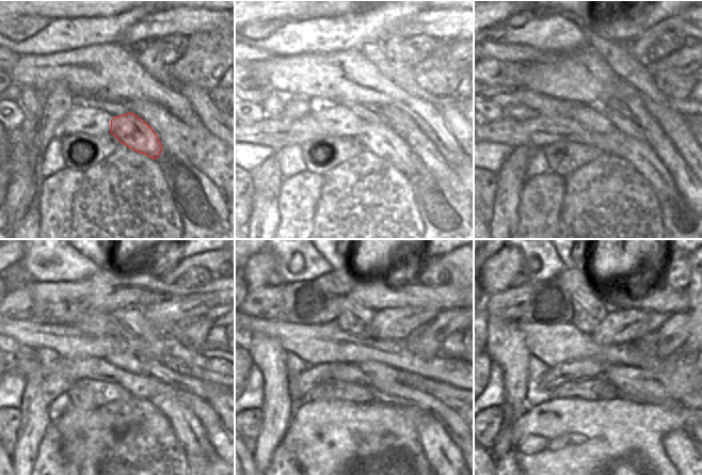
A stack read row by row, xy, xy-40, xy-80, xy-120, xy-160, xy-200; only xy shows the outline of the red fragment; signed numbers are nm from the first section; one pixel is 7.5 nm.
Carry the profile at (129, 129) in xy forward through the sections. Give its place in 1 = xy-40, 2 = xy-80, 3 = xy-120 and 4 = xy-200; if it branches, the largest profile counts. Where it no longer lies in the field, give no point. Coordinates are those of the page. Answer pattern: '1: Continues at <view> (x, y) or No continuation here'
1: Continues at xy-40 (378, 138)
2: Continues at xy-80 (639, 154)
3: Continues at xy-120 (188, 428)
4: Continues at xy-200 (677, 445).

